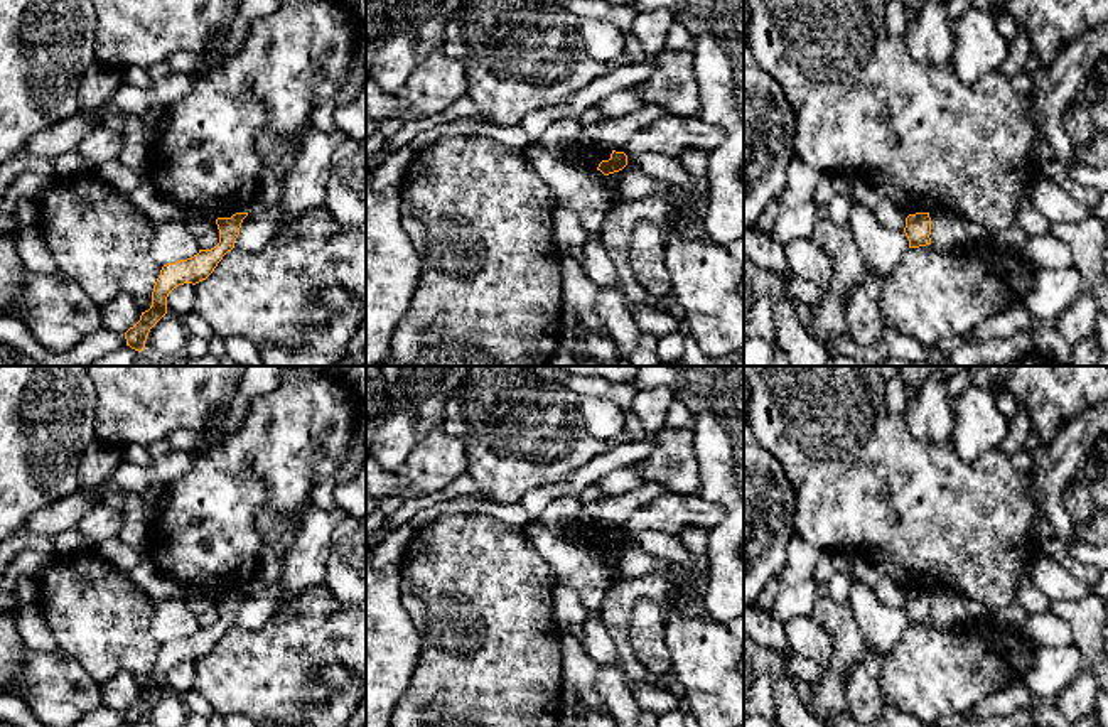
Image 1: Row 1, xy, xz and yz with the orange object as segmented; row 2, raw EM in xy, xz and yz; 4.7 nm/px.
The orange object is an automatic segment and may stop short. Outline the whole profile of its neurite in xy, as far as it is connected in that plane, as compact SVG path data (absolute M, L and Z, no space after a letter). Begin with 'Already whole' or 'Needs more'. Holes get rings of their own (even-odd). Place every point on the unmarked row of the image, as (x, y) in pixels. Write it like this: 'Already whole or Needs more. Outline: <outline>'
Already whole. Outline: M236 590L231 595L218 595L219 621L211 627L199 627L197 633L162 644L153 663L152 683L142 690L140 698L125 710L126 724L145 727L150 707L167 692L169 671L184 661L199 661L206 658L223 634L234 626L239 606L248 590Z

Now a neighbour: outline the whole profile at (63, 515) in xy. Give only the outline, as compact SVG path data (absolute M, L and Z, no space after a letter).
M78 487L69 496L35 511L24 525L22 531L54 536L74 528L81 518L94 506L88 491Z

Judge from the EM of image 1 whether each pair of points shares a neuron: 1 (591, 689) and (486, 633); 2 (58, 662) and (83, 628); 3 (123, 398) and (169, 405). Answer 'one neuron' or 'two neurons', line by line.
1: two neurons
2: two neurons
3: one neuron

